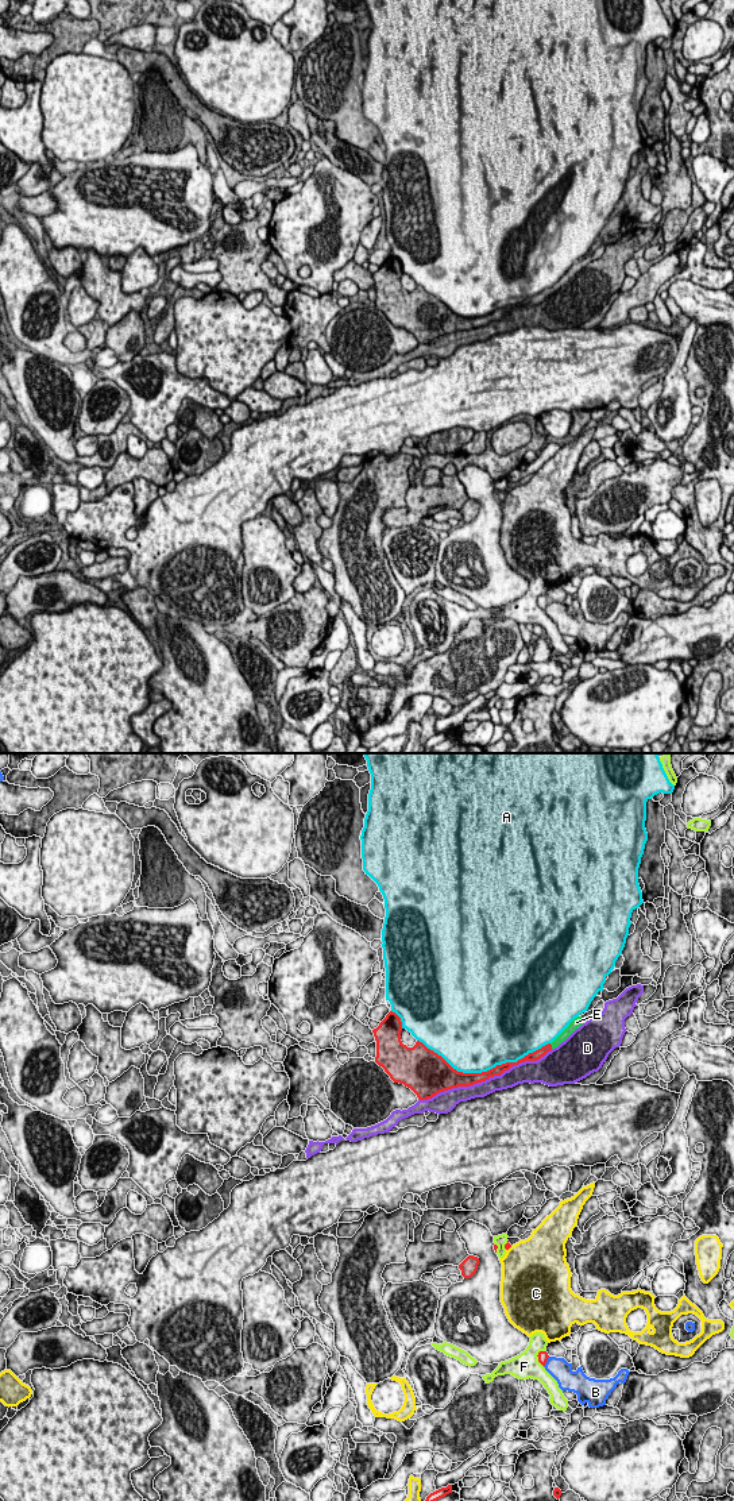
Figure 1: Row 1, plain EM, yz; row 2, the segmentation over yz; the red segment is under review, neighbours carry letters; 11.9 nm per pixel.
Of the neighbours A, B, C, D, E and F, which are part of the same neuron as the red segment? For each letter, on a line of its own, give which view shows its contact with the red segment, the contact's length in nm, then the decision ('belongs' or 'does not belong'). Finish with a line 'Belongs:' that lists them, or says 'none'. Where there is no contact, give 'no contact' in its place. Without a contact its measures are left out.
A: contact in yz; length 1600 nm; does not belong
B: contact in yz; length 140 nm; does not belong
C: contact in yz; length 100 nm; does not belong
D: contact in yz; length 1700 nm; does not belong
E: contact in yz; length 70 nm; belongs
F: contact in yz; length 220 nm; does not belong
Belongs: E

